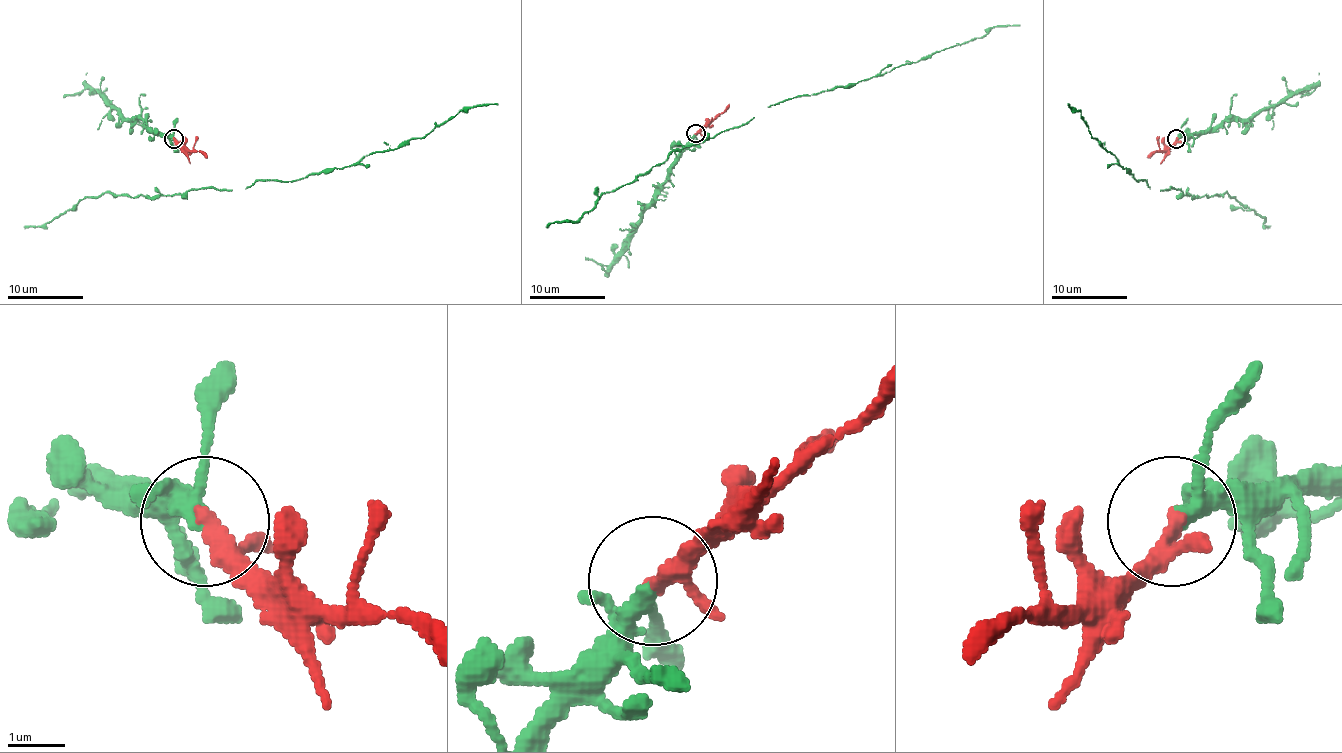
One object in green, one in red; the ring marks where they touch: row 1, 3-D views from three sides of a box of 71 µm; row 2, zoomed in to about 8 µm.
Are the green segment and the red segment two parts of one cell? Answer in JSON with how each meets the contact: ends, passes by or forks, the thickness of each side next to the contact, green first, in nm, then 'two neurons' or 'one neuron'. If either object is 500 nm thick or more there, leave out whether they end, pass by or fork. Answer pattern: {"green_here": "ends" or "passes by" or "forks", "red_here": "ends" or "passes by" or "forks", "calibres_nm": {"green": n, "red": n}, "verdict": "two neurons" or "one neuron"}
{"green_here": "forks", "red_here": "passes by", "calibres_nm": {"green": 180, "red": 240}, "verdict": "one neuron"}

